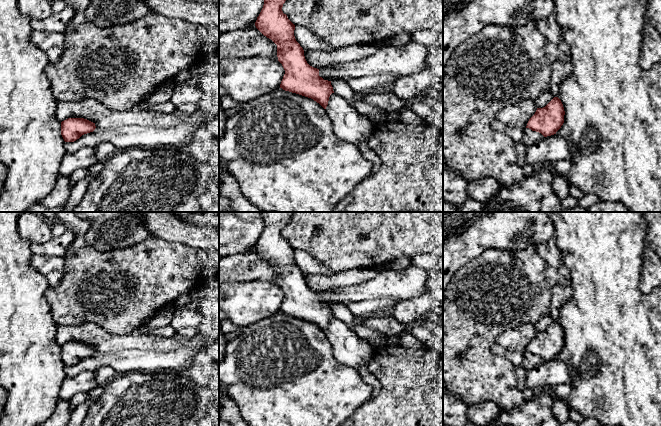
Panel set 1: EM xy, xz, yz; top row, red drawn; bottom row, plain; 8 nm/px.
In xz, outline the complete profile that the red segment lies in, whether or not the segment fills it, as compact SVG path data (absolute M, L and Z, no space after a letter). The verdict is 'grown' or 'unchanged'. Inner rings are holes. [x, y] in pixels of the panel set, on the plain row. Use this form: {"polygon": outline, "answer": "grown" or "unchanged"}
{"polygon": "M262 212L263 232L255 246L256 252L277 269L278 285L282 288L285 298L280 312L313 323L326 333L333 315L331 305L319 300L319 293L310 290L304 280L304 274L294 260L295 249L283 237L282 231L291 217L292 212Z", "answer": "unchanged"}

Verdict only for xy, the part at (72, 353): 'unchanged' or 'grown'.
unchanged

